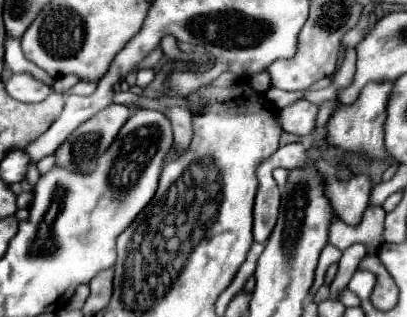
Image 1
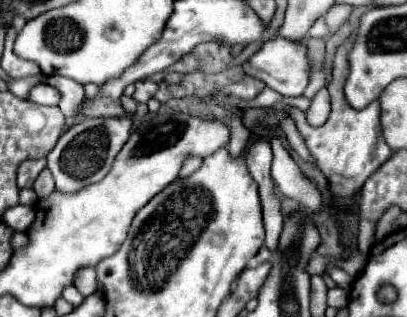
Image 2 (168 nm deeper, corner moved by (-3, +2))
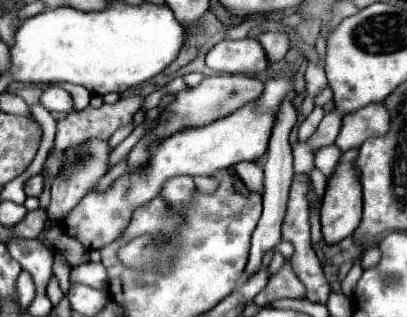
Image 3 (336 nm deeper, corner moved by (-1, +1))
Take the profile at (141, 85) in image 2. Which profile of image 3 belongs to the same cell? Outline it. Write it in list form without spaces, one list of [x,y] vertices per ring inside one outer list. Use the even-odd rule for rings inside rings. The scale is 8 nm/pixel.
[[[128,96],[114,104],[102,104],[100,108],[88,106],[82,112],[70,112],[56,124],[54,148],[58,152],[80,146],[86,140],[108,140],[118,128],[132,122],[134,112],[140,108],[142,98]]]

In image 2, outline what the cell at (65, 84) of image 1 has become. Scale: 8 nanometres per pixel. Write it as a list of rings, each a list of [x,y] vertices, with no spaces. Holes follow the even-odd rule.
[[[50,77],[48,83],[60,91],[58,107],[62,109],[62,113],[66,117],[66,125],[64,127],[70,129],[76,123],[74,121],[74,113],[76,113],[76,107],[80,105],[80,101],[84,99],[84,89],[82,89],[80,83],[64,79],[64,77]]]

